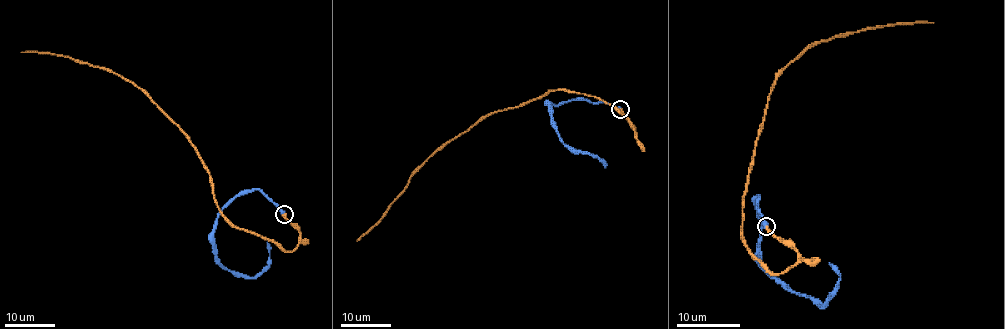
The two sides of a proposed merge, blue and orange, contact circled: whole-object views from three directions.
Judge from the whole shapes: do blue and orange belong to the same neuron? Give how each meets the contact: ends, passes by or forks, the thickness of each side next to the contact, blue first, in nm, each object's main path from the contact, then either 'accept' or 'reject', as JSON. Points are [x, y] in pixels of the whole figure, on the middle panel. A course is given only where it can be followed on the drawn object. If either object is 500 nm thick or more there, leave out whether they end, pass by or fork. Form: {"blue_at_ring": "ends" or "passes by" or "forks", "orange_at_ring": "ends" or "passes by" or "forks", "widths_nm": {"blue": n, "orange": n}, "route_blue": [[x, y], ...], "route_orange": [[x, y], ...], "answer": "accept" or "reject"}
{"widths_nm": {"blue": 600, "orange": 360}, "route_blue": [[619, 109], [608, 102], [577, 100], [549, 104], [550, 120], [559, 139], [593, 154], [605, 167], [603, 159]], "route_orange": [[619, 109], [637, 134], [628, 120], [602, 100], [565, 90], [550, 90], [483, 116], [442, 145], [357, 241]], "answer": "accept"}

